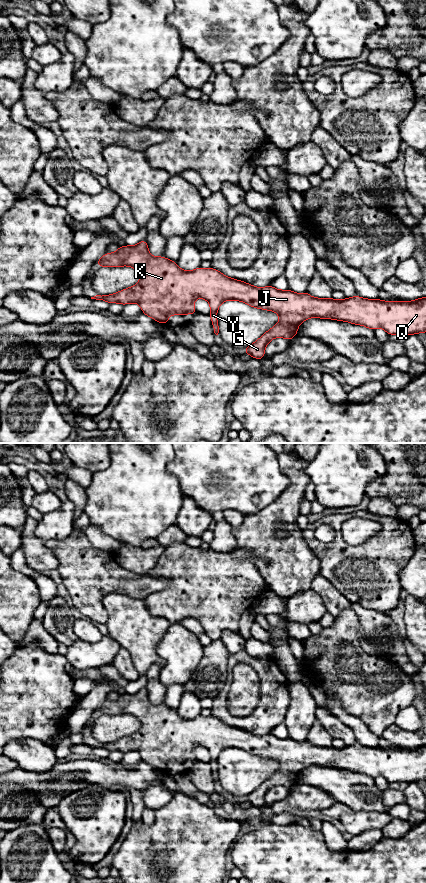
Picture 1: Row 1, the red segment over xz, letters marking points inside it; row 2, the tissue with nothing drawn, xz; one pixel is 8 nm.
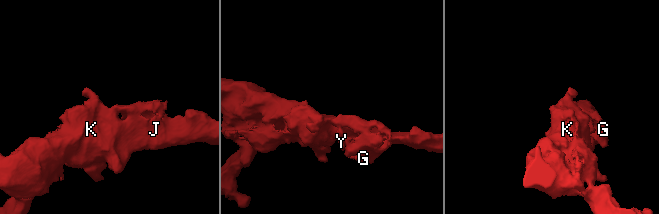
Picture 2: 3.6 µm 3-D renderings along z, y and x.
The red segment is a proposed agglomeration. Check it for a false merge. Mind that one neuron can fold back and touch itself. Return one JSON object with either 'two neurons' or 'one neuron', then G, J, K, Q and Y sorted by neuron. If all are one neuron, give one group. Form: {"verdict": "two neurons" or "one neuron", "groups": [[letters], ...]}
{"verdict": "one neuron", "groups": [["G", "J", "K", "Q", "Y"]]}

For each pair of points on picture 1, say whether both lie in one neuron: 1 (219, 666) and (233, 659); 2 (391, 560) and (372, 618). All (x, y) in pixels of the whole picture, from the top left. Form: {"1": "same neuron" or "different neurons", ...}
{"1": "different neurons", "2": "different neurons"}

